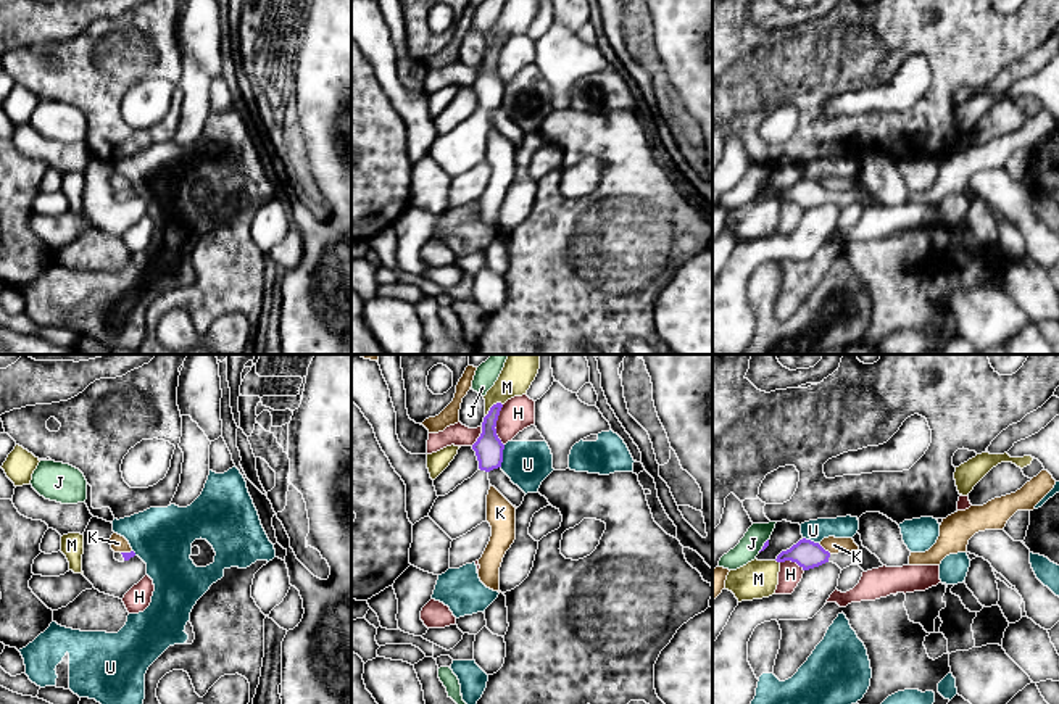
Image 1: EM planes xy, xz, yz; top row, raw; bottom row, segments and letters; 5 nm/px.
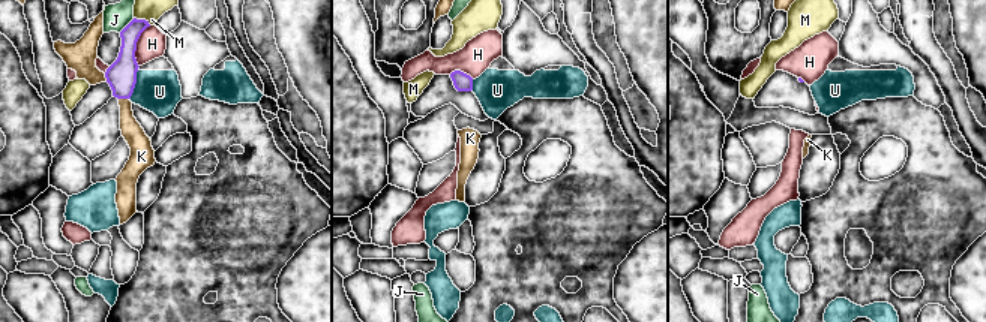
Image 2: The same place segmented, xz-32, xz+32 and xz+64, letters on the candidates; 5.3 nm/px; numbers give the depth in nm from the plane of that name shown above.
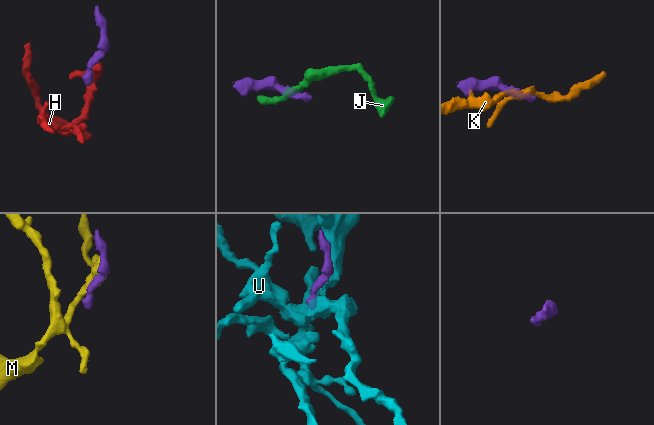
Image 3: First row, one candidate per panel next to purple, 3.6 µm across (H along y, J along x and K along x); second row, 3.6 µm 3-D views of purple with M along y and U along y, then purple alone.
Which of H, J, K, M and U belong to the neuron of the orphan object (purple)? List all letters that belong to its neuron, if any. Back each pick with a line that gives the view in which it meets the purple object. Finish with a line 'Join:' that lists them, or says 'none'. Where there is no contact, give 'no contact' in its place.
Join: none

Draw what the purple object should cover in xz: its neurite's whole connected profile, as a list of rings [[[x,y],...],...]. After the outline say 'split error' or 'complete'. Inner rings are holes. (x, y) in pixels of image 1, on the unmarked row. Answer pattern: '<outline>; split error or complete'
[[[501,42],[490,47],[482,61],[482,72],[472,84],[479,110],[448,134],[438,135],[429,151],[429,156],[451,179],[466,174],[487,159],[488,111],[501,106],[503,101],[505,84],[495,68],[501,47]]]; split error

